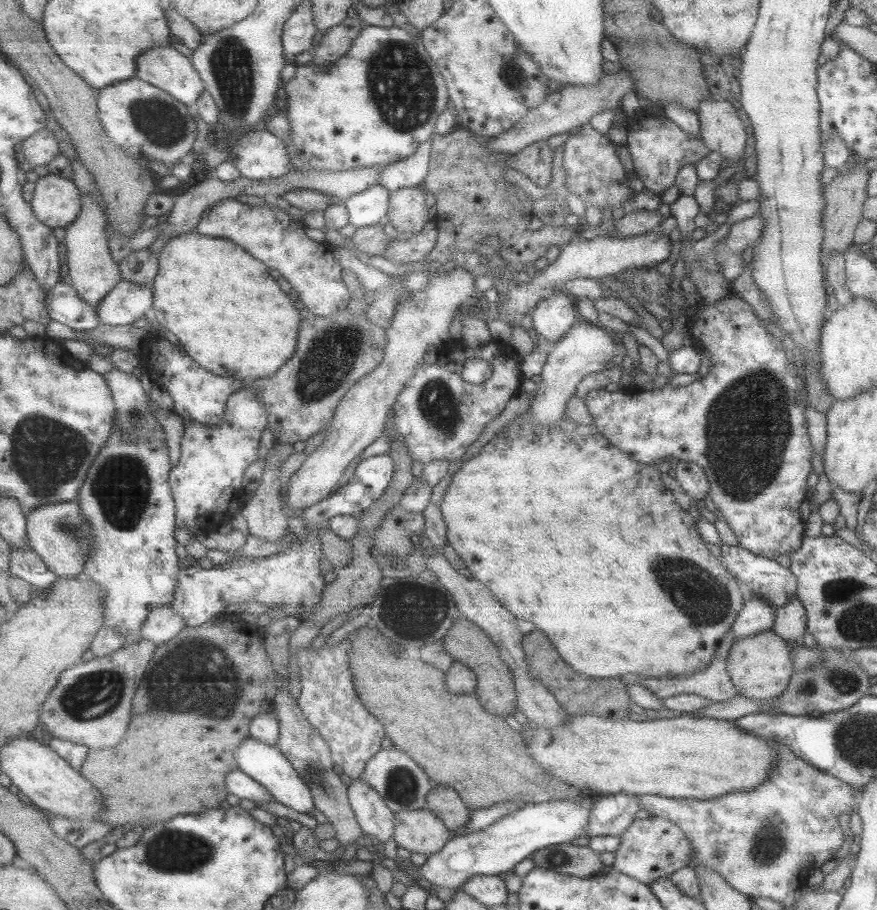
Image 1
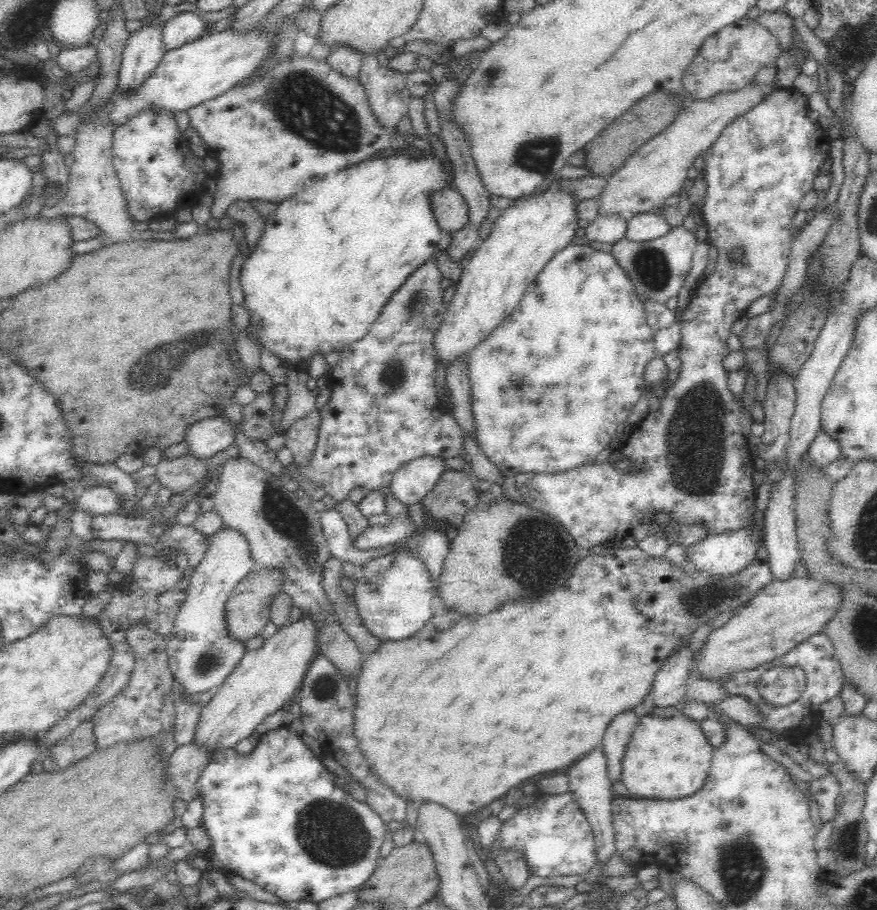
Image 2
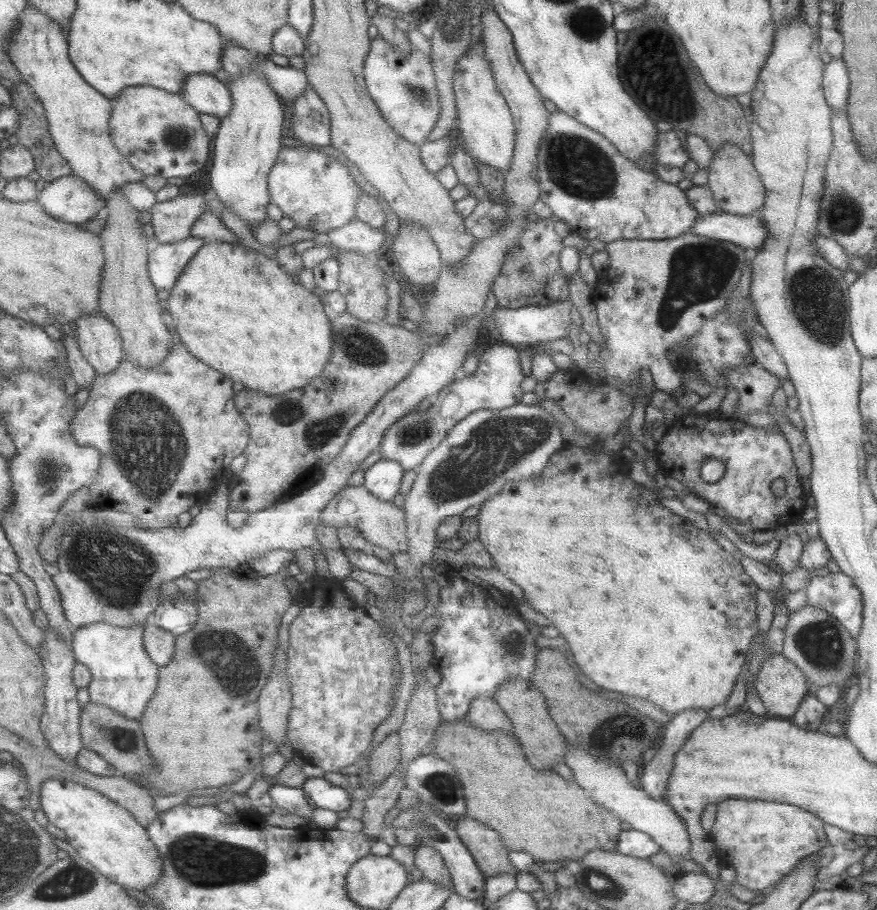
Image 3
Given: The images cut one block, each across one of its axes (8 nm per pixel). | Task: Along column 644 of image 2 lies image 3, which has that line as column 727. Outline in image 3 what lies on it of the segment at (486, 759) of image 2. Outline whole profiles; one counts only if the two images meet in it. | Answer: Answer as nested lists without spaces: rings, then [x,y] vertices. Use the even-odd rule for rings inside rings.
[[[569,445],[550,458],[541,476],[517,482],[509,481],[501,493],[489,497],[484,502],[475,516],[480,526],[479,539],[492,554],[494,567],[513,578],[513,582],[525,590],[527,602],[535,610],[545,614],[563,636],[567,636],[572,653],[577,656],[579,668],[591,682],[601,688],[650,702],[663,709],[663,714],[667,714],[669,718],[674,718],[675,714],[685,709],[710,710],[713,706],[723,703],[730,694],[737,675],[741,674],[750,640],[758,633],[755,603],[758,588],[743,572],[744,568],[740,562],[727,554],[706,530],[699,529],[687,519],[674,515],[658,500],[653,502],[649,490],[629,479],[628,467],[629,463],[618,452],[605,456],[601,451],[596,451],[591,458],[589,452],[583,452],[581,447],[571,448]]]

